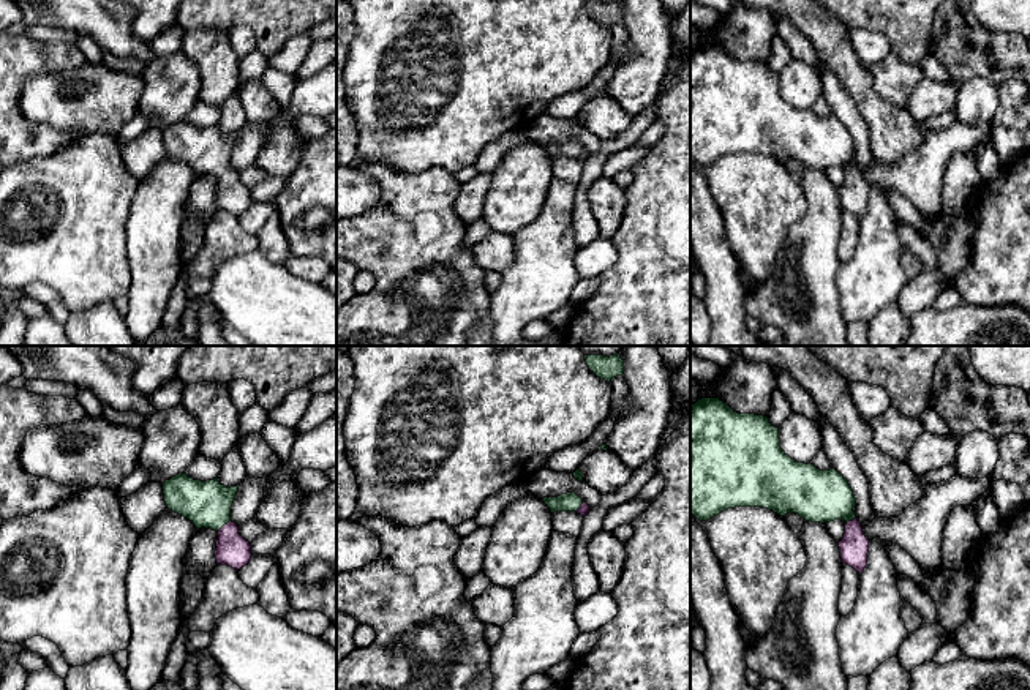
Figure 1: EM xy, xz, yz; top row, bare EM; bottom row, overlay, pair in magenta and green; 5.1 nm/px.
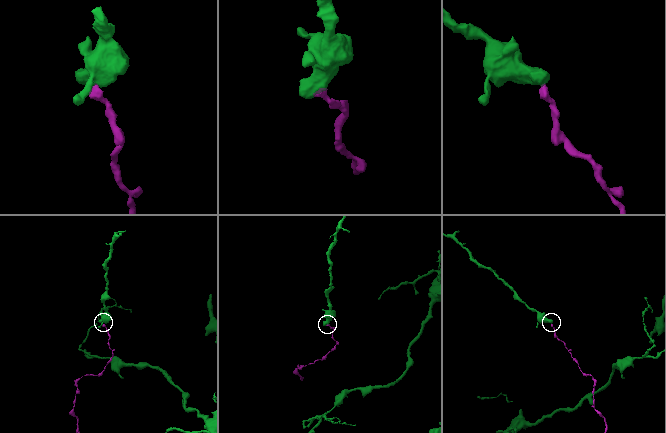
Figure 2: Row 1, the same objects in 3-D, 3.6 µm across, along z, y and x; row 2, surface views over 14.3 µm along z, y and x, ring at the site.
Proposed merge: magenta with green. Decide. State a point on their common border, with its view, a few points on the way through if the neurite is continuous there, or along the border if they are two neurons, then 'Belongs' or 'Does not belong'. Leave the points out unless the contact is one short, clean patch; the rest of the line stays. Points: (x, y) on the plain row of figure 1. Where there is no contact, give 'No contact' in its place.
Touches magenta at xy (223, 172). Path across: xy (233, 196), (223, 172), (207, 150). Belongs

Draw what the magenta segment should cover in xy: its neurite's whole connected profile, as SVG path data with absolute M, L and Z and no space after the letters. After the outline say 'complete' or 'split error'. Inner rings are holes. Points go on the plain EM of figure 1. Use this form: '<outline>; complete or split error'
M185 118L163 129L164 148L169 156L188 164L196 175L205 174L218 178L216 210L235 216L251 205L251 191L239 180L239 172L231 167L231 153L239 133L224 133L218 125L201 128Z; split error

